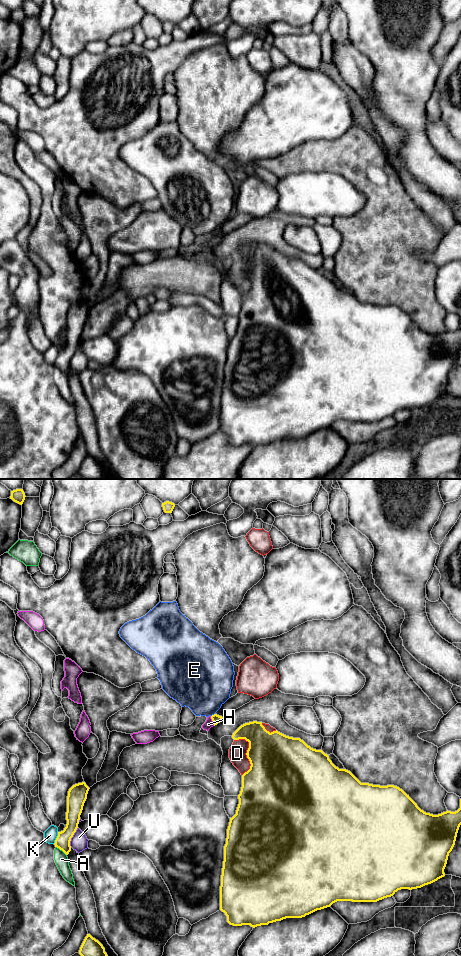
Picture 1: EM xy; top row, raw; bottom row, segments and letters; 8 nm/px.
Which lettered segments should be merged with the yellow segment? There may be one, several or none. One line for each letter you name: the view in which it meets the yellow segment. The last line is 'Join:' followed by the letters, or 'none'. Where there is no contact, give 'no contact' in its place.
H: xy
Join: H

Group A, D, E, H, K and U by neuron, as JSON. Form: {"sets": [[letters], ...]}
{"sets": [["A"], ["D"], ["E"], ["H"], ["K"], ["U"]]}

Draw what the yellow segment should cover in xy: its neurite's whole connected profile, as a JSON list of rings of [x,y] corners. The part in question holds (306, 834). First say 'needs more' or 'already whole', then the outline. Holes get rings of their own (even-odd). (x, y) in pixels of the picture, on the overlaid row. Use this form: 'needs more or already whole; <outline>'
already whole; [[[253,721],[241,725],[233,733],[232,738],[245,739],[249,742],[246,755],[251,766],[242,775],[242,787],[238,795],[239,804],[236,814],[230,818],[224,846],[220,910],[225,913],[230,925],[250,925],[255,928],[286,918],[302,918],[317,910],[330,907],[337,901],[377,902],[393,896],[398,890],[421,888],[445,876],[444,869],[448,856],[455,845],[461,825],[461,799],[460,808],[455,812],[447,810],[438,815],[426,813],[399,787],[361,783],[350,771],[336,767],[322,750],[313,749],[300,738],[286,736],[277,730],[270,733],[262,722]]]

